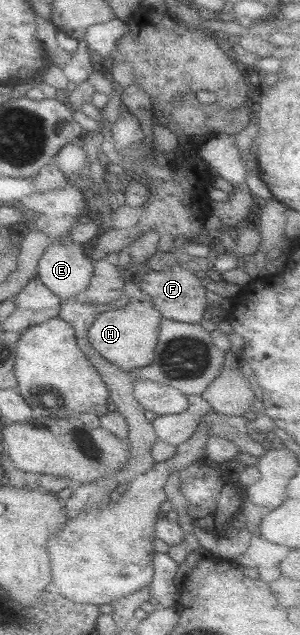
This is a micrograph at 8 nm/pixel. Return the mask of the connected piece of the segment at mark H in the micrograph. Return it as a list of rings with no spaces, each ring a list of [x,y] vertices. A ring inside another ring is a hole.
[[[134,281],[124,282],[123,291],[129,303],[120,309],[99,313],[87,329],[87,338],[91,348],[107,362],[130,372],[131,369],[147,366],[151,362],[162,316],[152,307],[150,298],[139,290]]]

